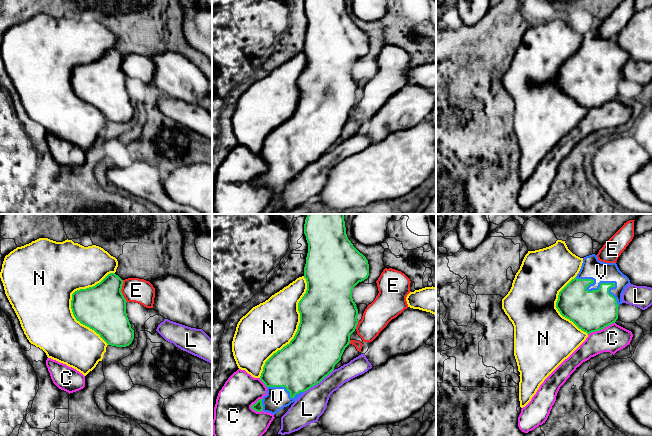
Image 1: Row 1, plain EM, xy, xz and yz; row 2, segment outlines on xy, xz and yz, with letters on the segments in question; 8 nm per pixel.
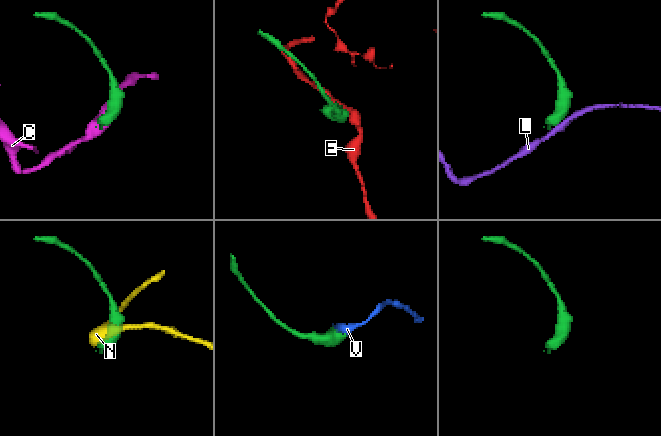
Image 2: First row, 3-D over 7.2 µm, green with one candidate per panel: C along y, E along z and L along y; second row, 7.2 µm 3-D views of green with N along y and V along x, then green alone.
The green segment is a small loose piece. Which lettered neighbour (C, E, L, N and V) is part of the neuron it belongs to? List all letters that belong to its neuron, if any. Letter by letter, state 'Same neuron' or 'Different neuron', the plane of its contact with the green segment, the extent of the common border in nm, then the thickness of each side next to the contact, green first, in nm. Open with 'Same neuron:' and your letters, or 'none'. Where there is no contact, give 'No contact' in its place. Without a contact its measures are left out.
Same neuron: V
C: Different neuron. Touches green in yz. Shared border 240 nm. Thickness 320 nm (green) against 220 nm
E: Different neuron. Touches green in xy. Shared border 180 nm. Thickness 380 nm (green) against 190 nm
L: Different neuron. Touches green in xz. Shared border 300 nm. Thickness 400 nm (green) against 240 nm
N: Different neuron. Touches green in xz. Shared border 900 nm. Thickness 440 nm (green) against 400 nm
V: Same neuron. Touches green in yz. Shared border 420 nm. Thickness 320 nm (green) against 170 nm

